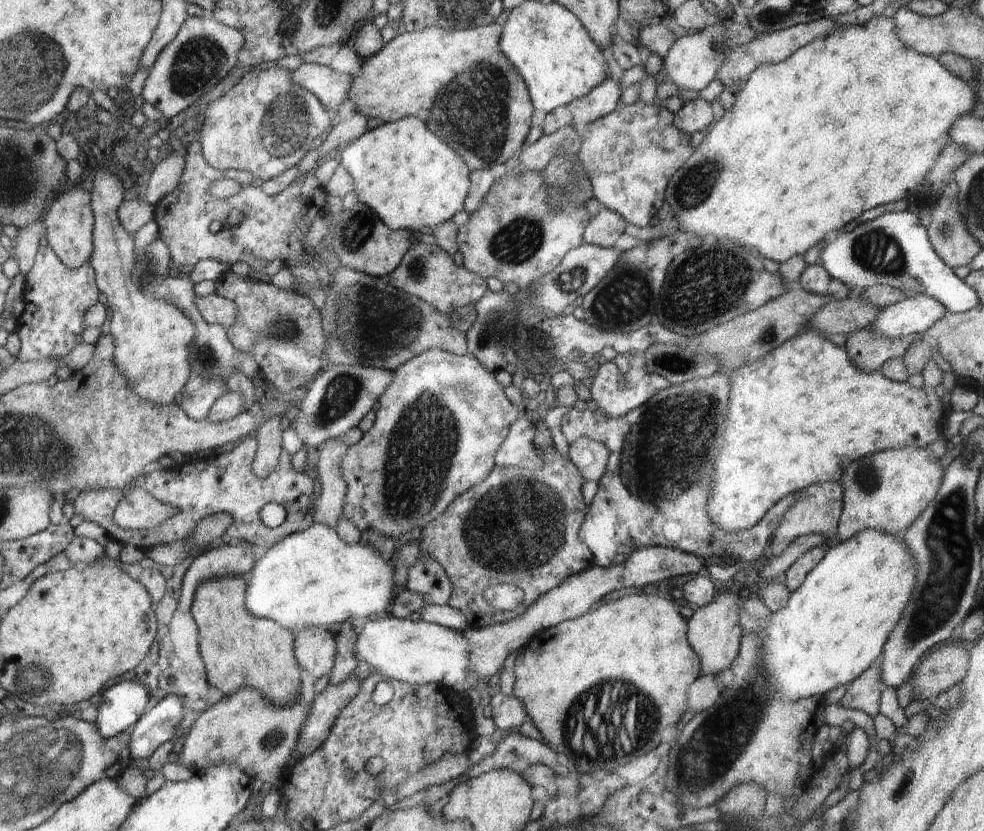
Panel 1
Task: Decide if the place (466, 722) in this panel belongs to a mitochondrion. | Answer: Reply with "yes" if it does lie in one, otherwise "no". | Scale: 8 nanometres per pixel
no

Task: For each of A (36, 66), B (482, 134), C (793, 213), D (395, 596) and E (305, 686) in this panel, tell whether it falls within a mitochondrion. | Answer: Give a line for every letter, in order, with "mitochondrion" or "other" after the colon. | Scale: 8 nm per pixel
A: mitochondrion
B: mitochondrion
C: other
D: other
E: other

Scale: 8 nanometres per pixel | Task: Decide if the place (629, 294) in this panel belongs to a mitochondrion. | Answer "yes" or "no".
yes

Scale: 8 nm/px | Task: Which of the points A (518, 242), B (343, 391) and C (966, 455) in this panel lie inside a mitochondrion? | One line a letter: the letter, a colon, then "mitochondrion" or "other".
A: mitochondrion
B: mitochondrion
C: other

